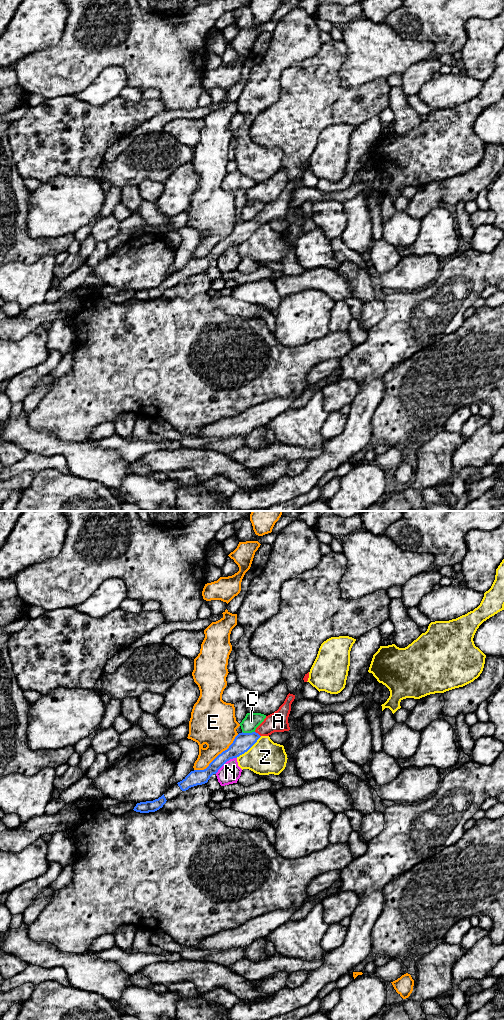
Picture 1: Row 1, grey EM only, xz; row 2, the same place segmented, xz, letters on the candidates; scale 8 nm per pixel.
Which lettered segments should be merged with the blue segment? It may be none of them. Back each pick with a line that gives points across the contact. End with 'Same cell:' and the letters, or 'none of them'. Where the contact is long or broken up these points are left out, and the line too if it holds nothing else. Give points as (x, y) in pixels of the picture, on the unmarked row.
A: runs through xz (243, 230), (258, 222), (272, 211), (278, 209)
Same cell: A

